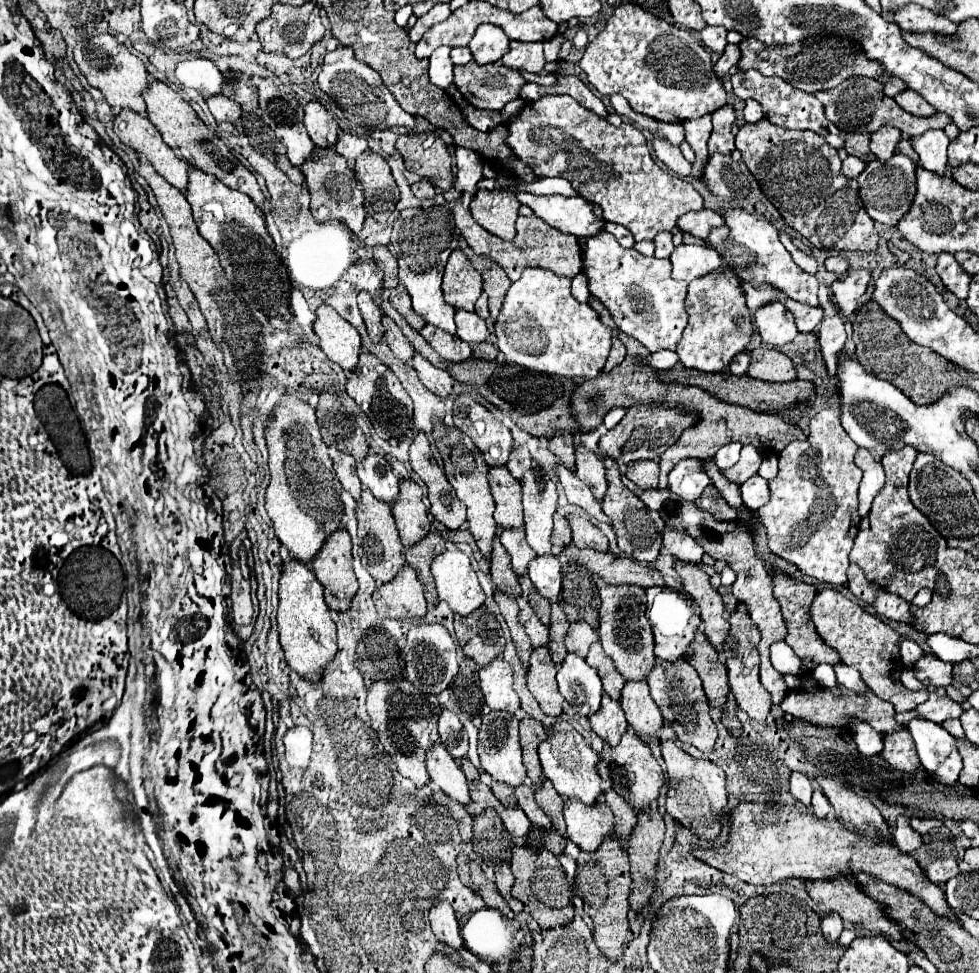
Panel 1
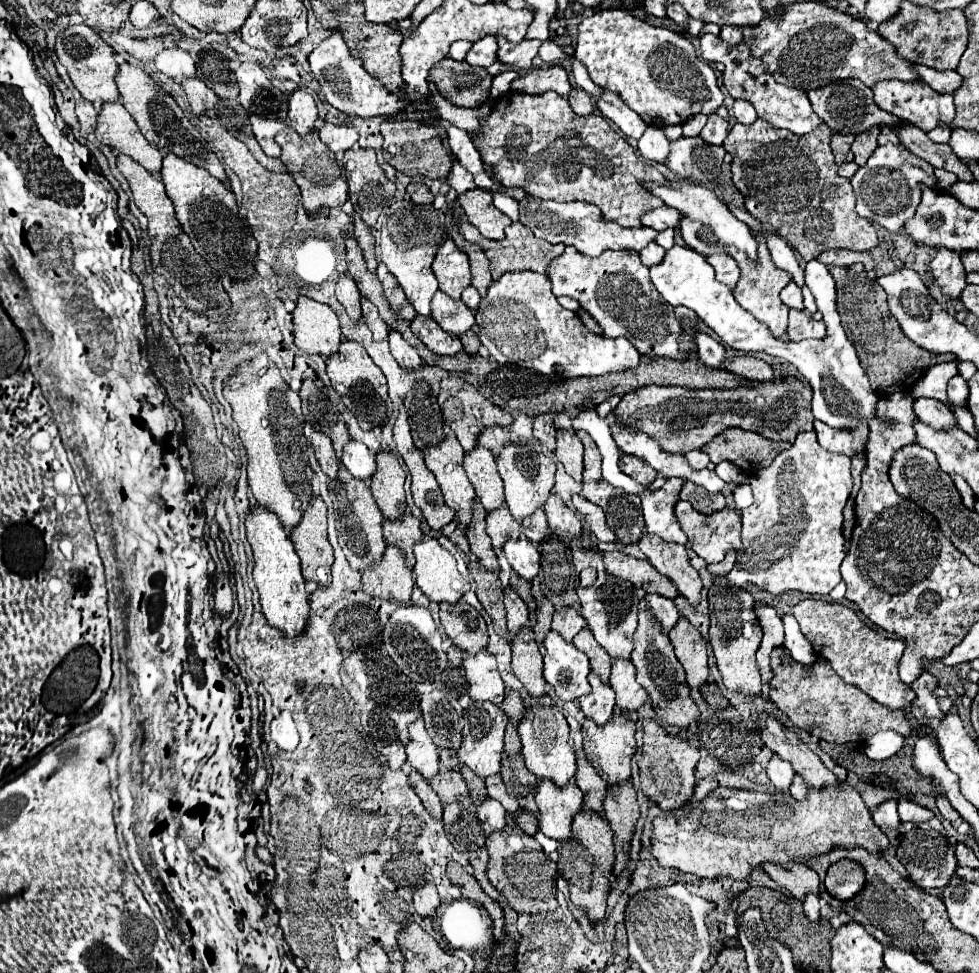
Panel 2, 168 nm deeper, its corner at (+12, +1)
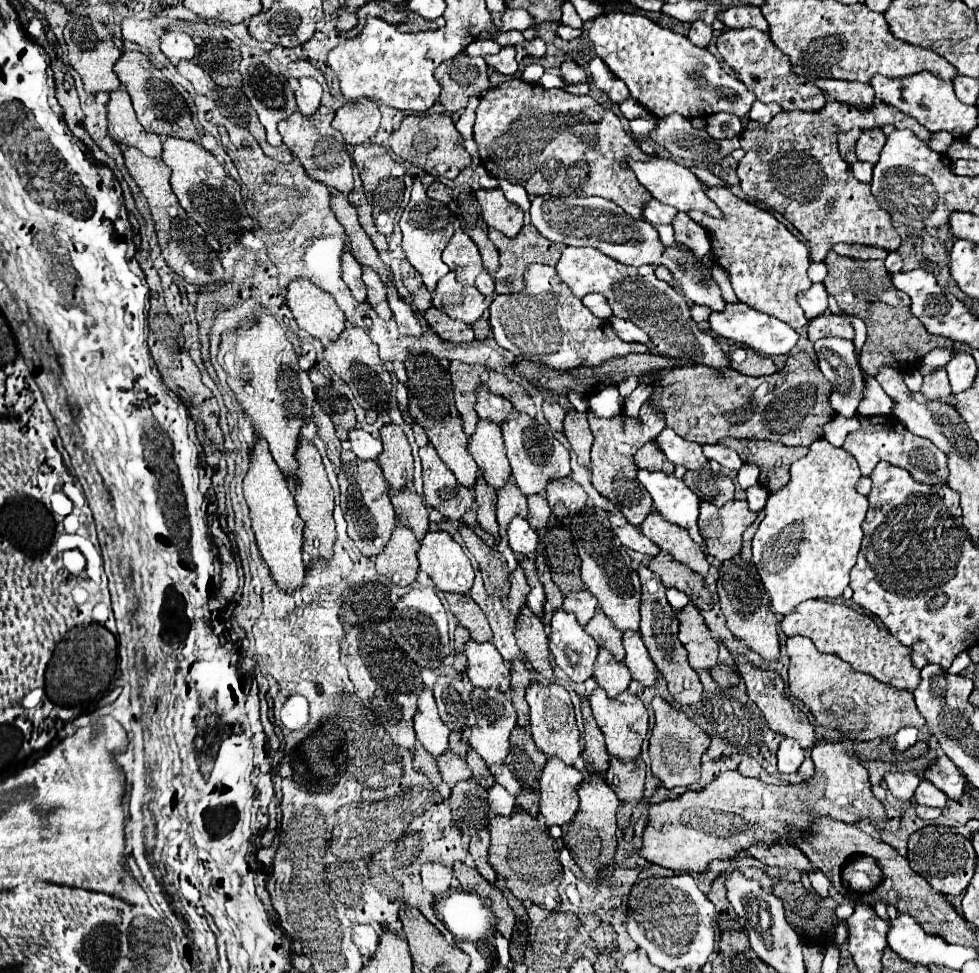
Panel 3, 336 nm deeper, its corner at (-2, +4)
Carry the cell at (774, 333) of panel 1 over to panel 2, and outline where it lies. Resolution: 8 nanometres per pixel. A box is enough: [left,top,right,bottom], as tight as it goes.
[727,227,793,337]

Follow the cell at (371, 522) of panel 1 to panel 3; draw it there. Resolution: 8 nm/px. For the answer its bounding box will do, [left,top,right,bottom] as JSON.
[339,450,395,556]

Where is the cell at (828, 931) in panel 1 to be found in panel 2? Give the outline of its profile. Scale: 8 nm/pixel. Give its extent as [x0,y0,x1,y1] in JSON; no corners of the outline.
[803,895,819,921]

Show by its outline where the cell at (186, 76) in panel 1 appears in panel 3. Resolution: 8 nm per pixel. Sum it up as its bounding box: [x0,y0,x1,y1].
[161,32,197,66]

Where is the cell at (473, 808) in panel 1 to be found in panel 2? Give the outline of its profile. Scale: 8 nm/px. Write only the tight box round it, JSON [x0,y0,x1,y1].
[431,769,467,803]

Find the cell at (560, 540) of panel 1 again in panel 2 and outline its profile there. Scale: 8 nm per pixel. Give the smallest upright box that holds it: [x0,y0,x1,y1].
[521,509,549,543]

